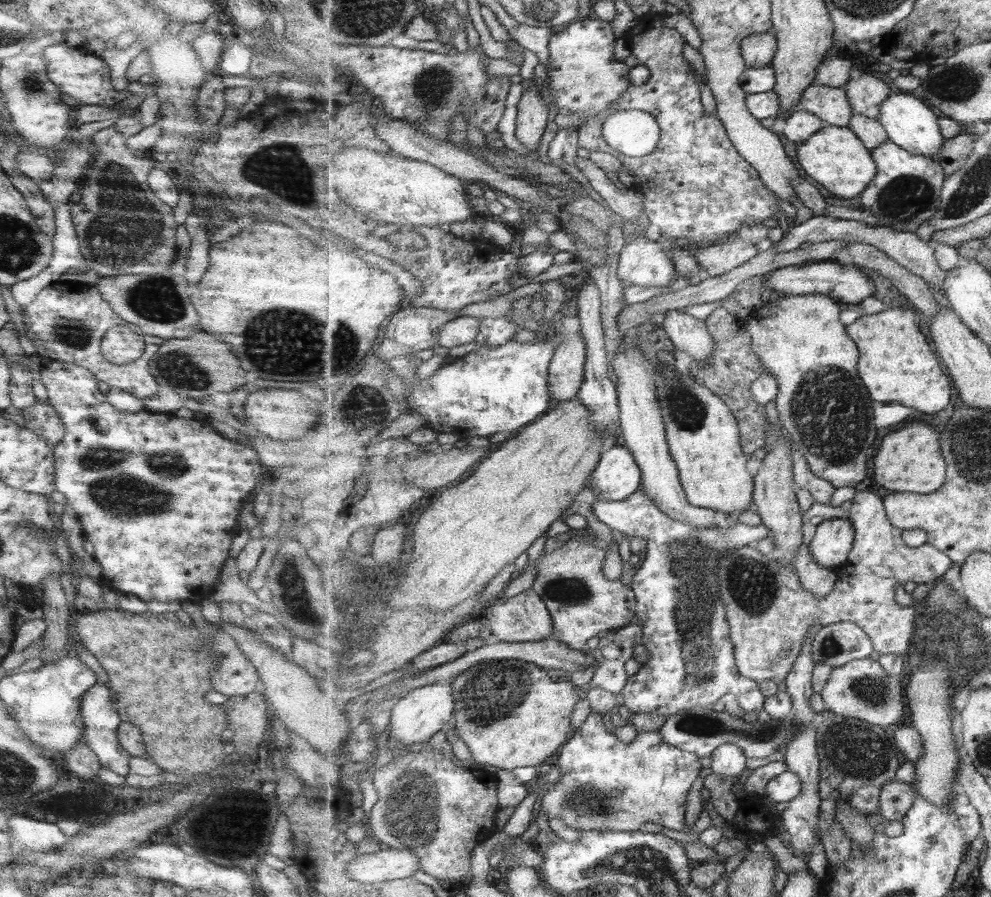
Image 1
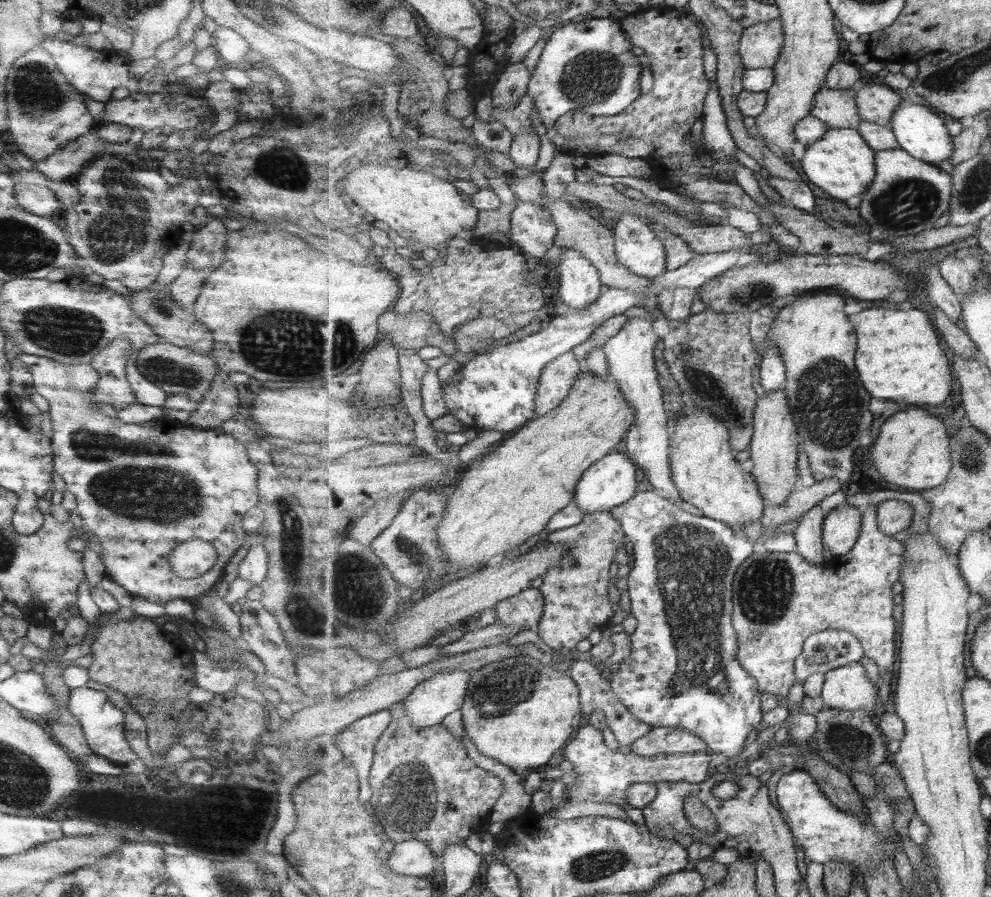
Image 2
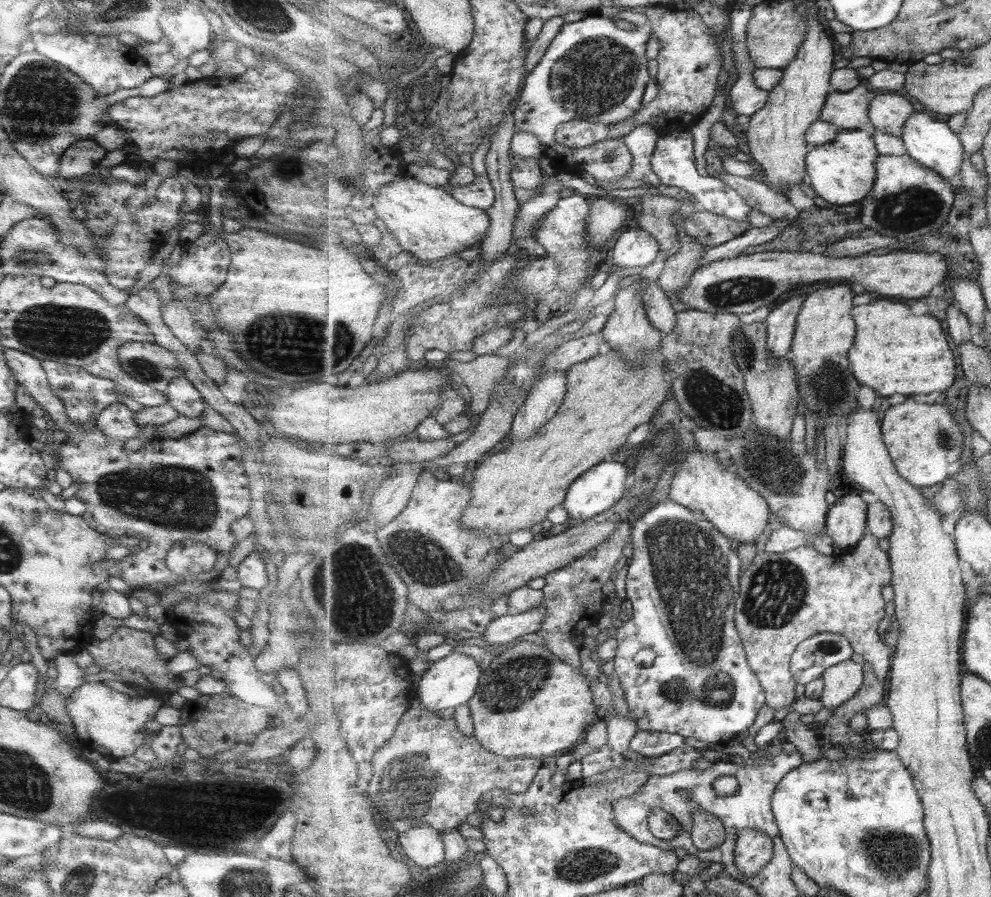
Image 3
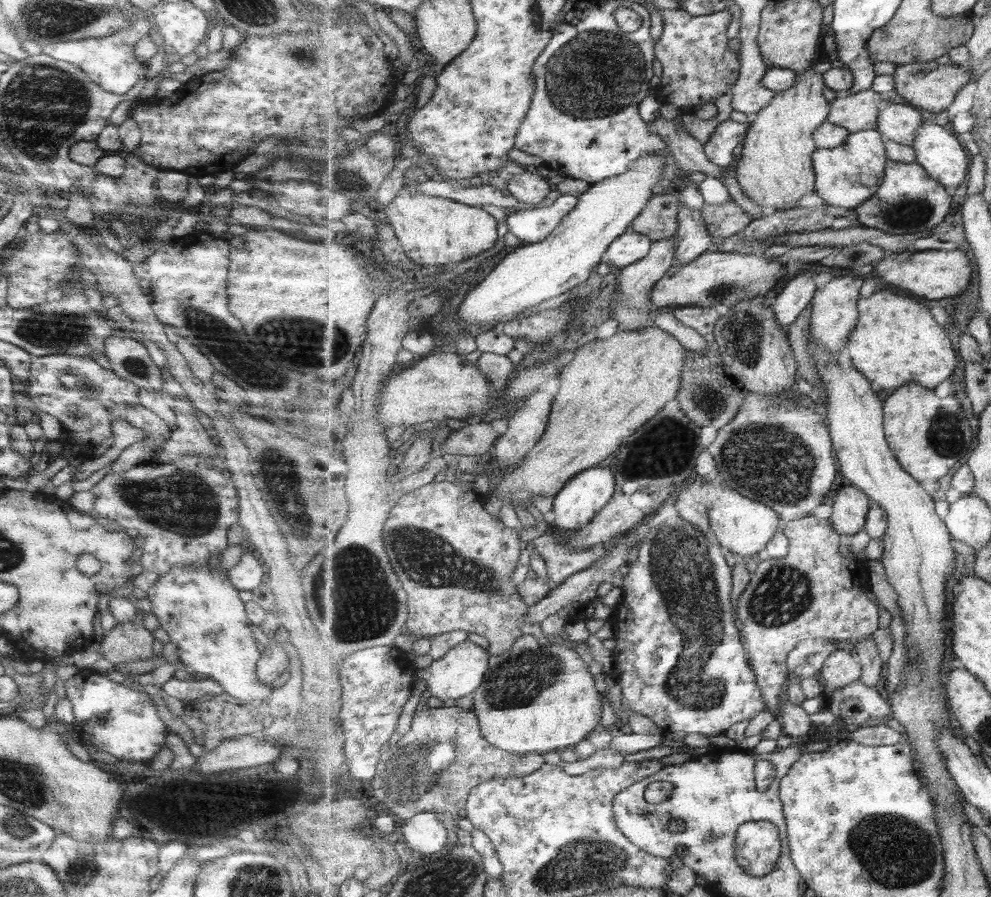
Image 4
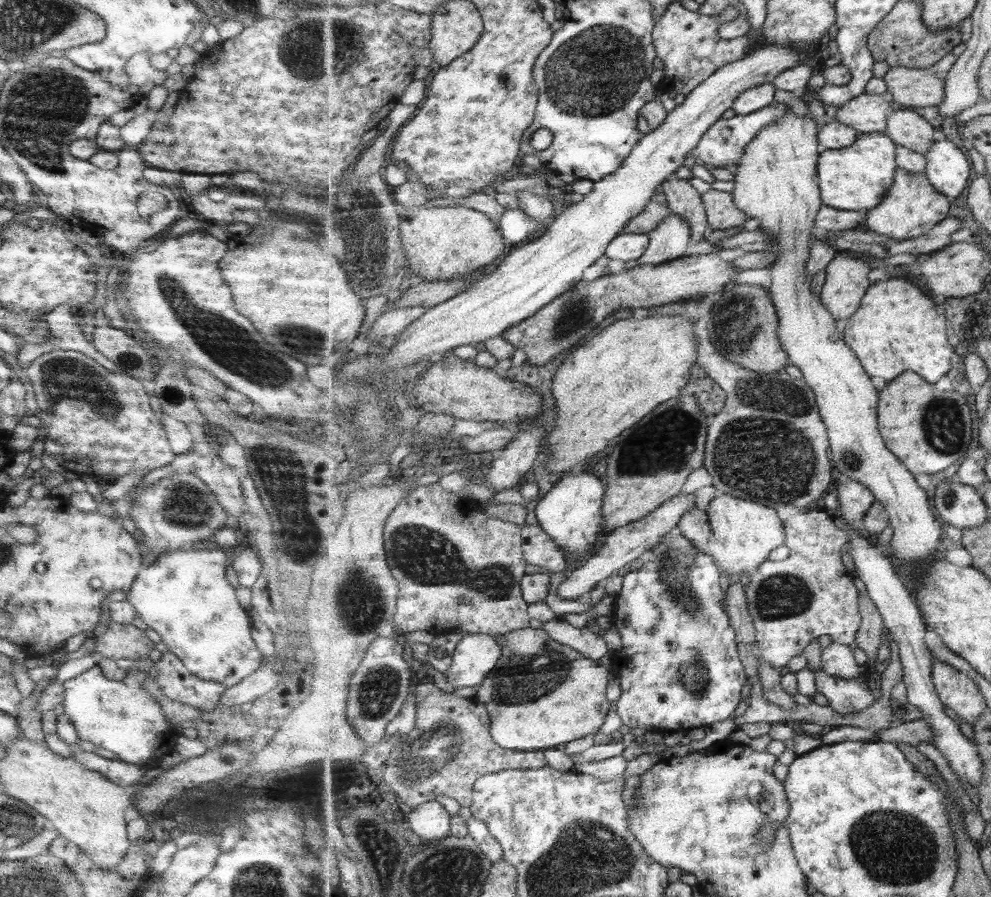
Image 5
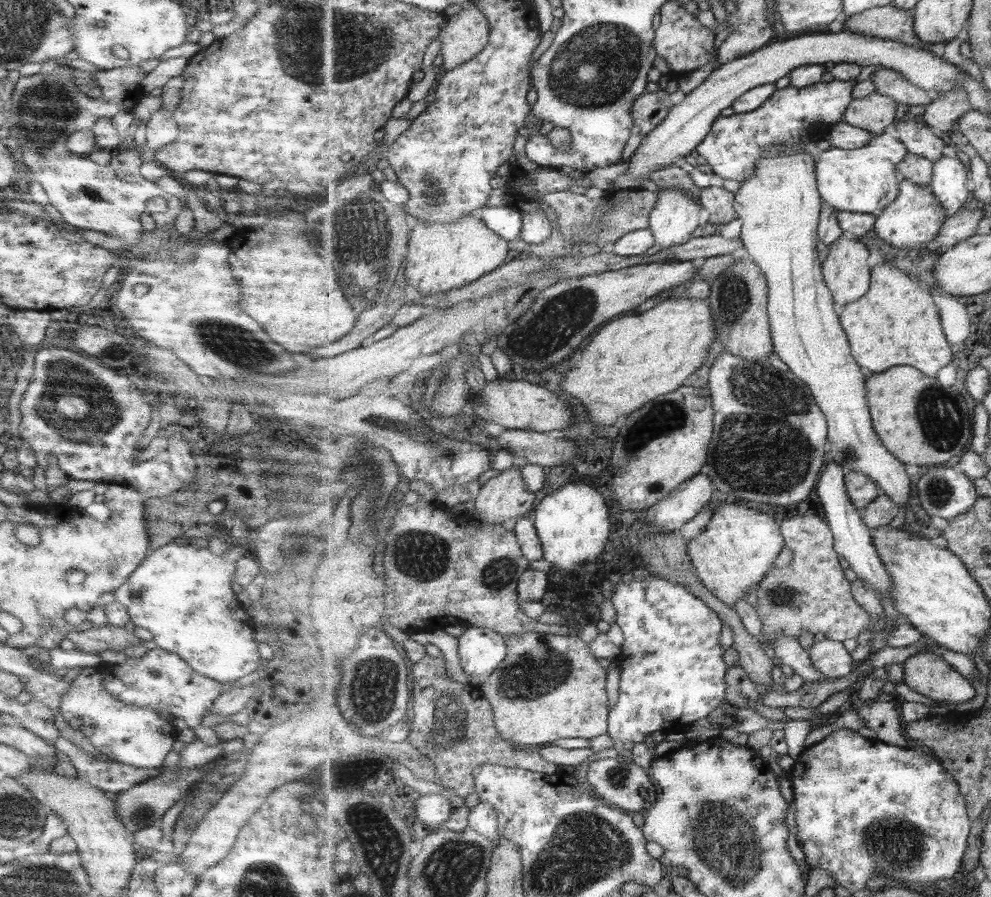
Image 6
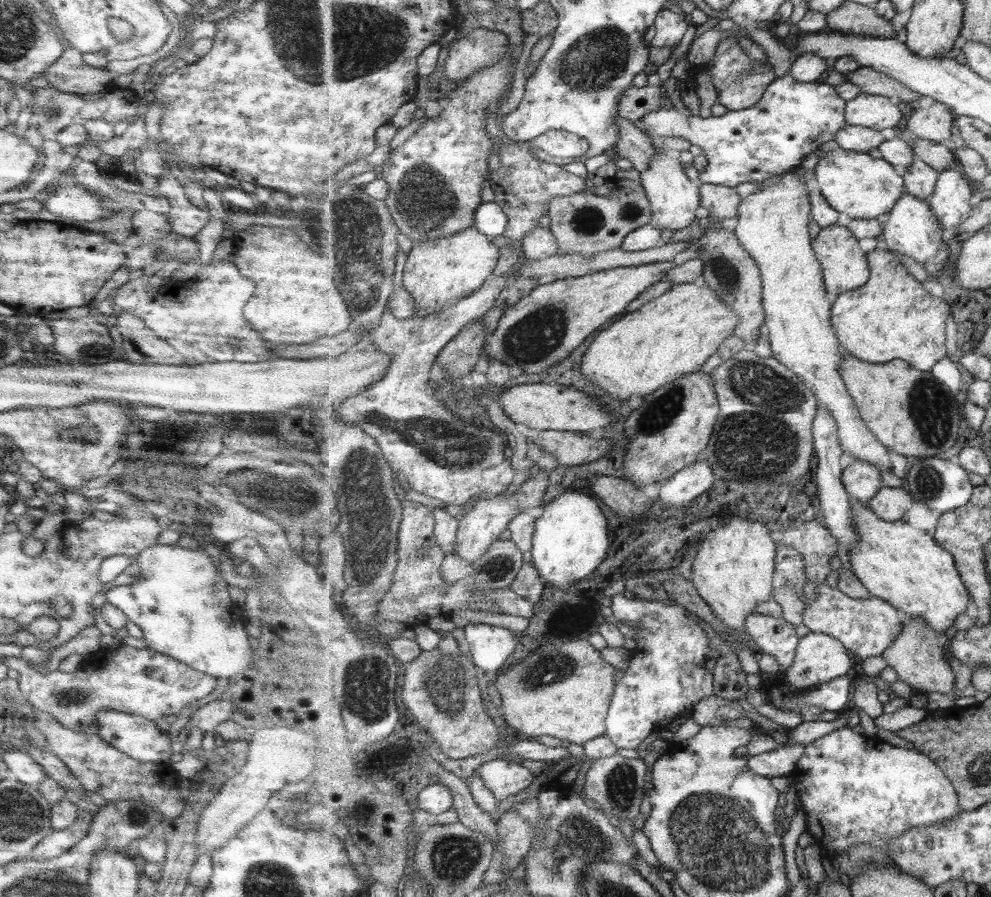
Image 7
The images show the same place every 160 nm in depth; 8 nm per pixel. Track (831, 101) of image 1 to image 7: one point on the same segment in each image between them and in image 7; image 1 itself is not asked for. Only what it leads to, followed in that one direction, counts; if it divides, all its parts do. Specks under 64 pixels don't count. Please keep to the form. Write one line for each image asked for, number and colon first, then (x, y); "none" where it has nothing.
2: (838, 108)
3: (849, 110)
4: (861, 111)
5: (868, 113)
6: (875, 112)
7: (878, 112)

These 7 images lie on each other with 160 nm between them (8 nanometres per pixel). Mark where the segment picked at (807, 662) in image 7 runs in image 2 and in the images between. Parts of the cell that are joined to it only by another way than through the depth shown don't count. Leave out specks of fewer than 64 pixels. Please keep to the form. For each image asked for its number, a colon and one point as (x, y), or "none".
2: (847, 688)
3: (842, 681)
4: (841, 669)
5: (837, 659)
6: (832, 658)

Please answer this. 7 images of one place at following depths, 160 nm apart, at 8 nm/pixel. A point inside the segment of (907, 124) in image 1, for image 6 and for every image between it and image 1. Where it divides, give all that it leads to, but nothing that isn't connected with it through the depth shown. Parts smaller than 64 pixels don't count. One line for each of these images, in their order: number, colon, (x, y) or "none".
2: (922, 133)
3: (931, 141)
4: (943, 155)
5: (949, 169)
6: (951, 183)

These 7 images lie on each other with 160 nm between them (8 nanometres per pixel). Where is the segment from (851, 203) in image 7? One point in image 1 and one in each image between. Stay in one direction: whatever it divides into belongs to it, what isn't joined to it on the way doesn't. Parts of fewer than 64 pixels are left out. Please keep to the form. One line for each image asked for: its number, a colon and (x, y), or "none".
1: (836, 157)
2: (842, 163)
3: (844, 171)
4: (847, 176)
5: (857, 178)
6: (866, 180)

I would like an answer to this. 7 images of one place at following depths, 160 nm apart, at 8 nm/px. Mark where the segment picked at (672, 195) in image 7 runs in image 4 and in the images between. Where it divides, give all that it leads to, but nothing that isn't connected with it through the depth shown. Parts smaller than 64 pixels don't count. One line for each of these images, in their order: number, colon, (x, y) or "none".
4: (631, 312)
5: (670, 239)
6: (677, 217)

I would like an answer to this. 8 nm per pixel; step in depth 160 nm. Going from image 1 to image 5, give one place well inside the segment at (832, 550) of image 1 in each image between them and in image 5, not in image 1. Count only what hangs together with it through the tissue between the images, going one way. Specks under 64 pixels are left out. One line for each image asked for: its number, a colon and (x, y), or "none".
2: (842, 527)
3: (847, 523)
4: (851, 505)
5: (855, 499)

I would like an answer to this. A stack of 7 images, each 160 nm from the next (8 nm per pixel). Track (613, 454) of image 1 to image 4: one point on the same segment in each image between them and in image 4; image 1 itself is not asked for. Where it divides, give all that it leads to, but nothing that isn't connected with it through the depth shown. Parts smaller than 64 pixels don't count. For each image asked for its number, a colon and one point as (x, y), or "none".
2: (613, 481)
3: (595, 492)
4: (576, 505)

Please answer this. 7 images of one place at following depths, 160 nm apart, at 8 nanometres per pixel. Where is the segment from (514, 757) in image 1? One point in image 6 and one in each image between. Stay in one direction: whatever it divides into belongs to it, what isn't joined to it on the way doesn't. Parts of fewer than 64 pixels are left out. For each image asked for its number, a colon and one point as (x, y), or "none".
2: (520, 711)
3: (531, 703)
4: (535, 699)
5: (542, 694)
6: (559, 690)

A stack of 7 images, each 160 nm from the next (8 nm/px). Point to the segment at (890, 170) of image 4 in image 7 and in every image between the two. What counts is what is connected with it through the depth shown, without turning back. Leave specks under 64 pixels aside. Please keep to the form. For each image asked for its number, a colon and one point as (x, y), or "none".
5: (913, 206)
6: (914, 220)
7: (912, 228)

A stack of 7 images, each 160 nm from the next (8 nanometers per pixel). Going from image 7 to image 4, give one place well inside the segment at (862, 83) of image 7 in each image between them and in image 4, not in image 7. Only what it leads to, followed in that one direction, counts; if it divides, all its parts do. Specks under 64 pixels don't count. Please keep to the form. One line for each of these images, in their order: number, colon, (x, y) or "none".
4: (928, 85)
5: (920, 88)
6: (889, 82)

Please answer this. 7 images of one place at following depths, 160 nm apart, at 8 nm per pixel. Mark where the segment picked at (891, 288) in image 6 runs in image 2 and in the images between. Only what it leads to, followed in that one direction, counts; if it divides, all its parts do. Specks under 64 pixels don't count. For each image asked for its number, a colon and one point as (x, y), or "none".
2: (900, 357)
3: (896, 351)
4: (897, 340)
5: (897, 328)

